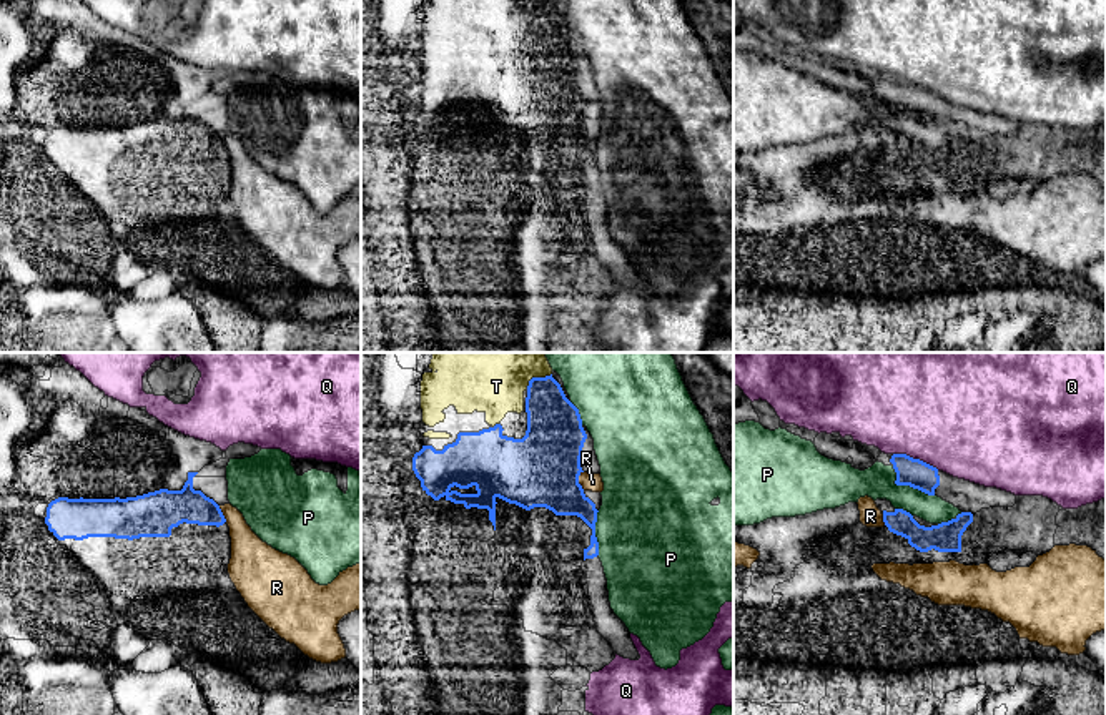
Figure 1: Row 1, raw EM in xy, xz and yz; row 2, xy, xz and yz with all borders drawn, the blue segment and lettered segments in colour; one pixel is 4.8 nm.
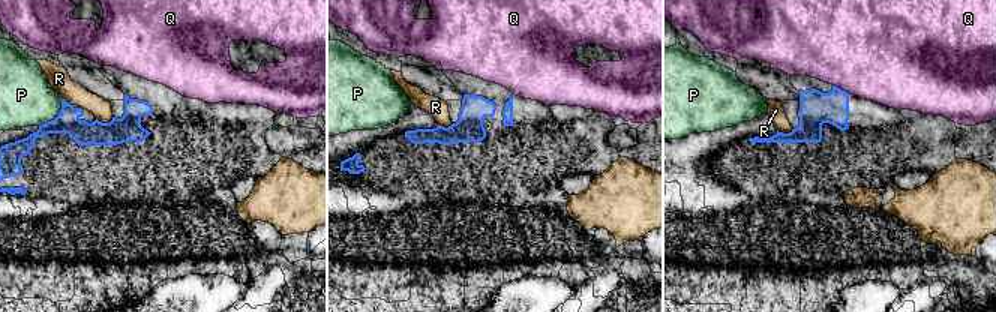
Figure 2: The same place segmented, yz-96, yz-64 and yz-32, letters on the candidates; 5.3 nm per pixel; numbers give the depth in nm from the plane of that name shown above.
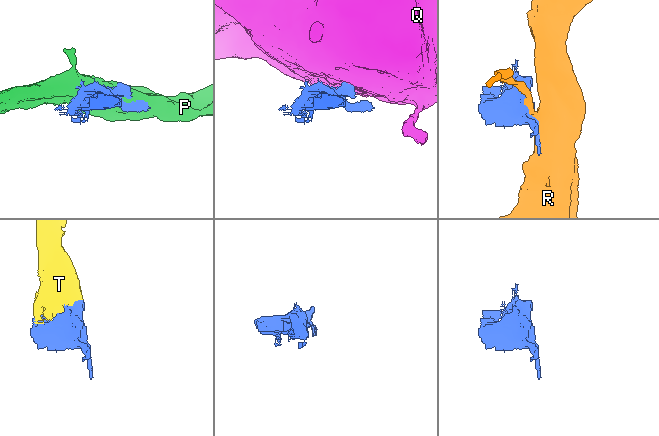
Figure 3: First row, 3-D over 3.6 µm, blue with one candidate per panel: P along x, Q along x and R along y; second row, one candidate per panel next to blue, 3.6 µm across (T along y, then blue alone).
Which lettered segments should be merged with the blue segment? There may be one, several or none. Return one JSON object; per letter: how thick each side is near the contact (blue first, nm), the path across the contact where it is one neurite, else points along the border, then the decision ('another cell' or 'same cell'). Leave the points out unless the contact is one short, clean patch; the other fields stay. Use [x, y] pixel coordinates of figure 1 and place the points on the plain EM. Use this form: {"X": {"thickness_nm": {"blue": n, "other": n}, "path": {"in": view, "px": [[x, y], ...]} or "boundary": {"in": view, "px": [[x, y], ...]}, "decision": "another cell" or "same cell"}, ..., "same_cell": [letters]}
{"P": {"thickness_nm": {"blue": 140, "other": 160}, "decision": "another cell"}, "Q": {"thickness_nm": {"blue": 140, "other": 480}, "boundary": {"in": "yz", "px": [[893, 80], [918, 85], [938, 97]]}, "decision": "another cell"}, "R": {"thickness_nm": {"blue": 360, "other": 80}, "decision": "another cell"}, "T": {"thickness_nm": {"blue": 260, "other": 200}, "decision": "same cell"}, "same_cell": ["T"]}

